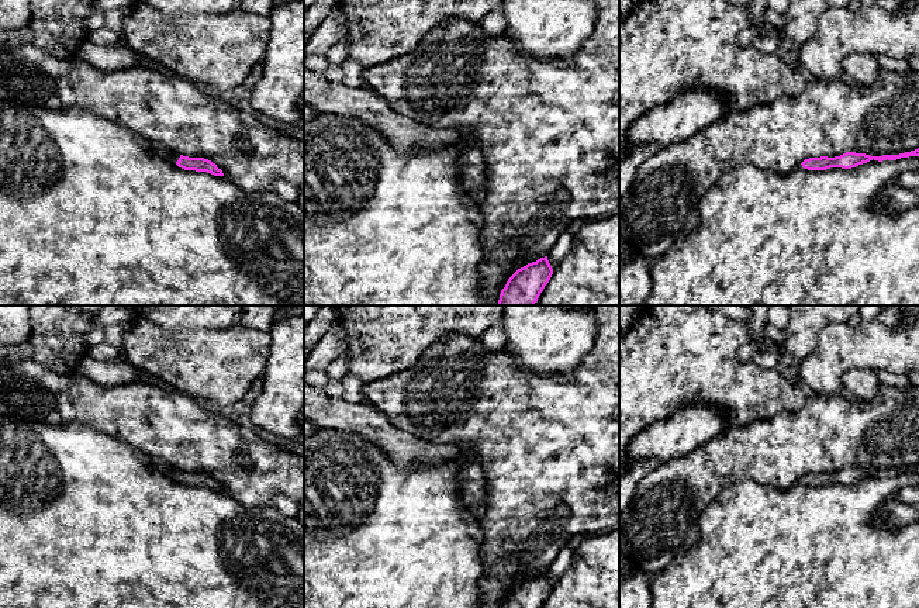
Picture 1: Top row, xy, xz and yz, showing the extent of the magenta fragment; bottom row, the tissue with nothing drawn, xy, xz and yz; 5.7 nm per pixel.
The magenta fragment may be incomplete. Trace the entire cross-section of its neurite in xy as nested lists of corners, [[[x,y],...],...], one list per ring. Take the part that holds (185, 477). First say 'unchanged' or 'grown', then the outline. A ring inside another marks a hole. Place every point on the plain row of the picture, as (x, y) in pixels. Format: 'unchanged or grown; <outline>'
grown; [[[149,456],[149,462],[152,466],[163,471],[172,479],[176,479],[179,483],[184,486],[196,486],[196,487],[207,487],[214,491],[224,491],[222,486],[217,483],[215,479],[213,479],[208,474],[204,473],[189,473],[179,470],[173,466],[167,467],[163,460],[159,460],[156,457]]]

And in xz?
unchanged; [[[547,571],[518,584],[501,608],[542,608],[553,590]]]

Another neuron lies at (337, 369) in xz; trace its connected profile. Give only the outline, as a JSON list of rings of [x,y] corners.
[[[345,352],[328,365],[327,374],[329,380],[342,380],[348,374],[348,355]]]

